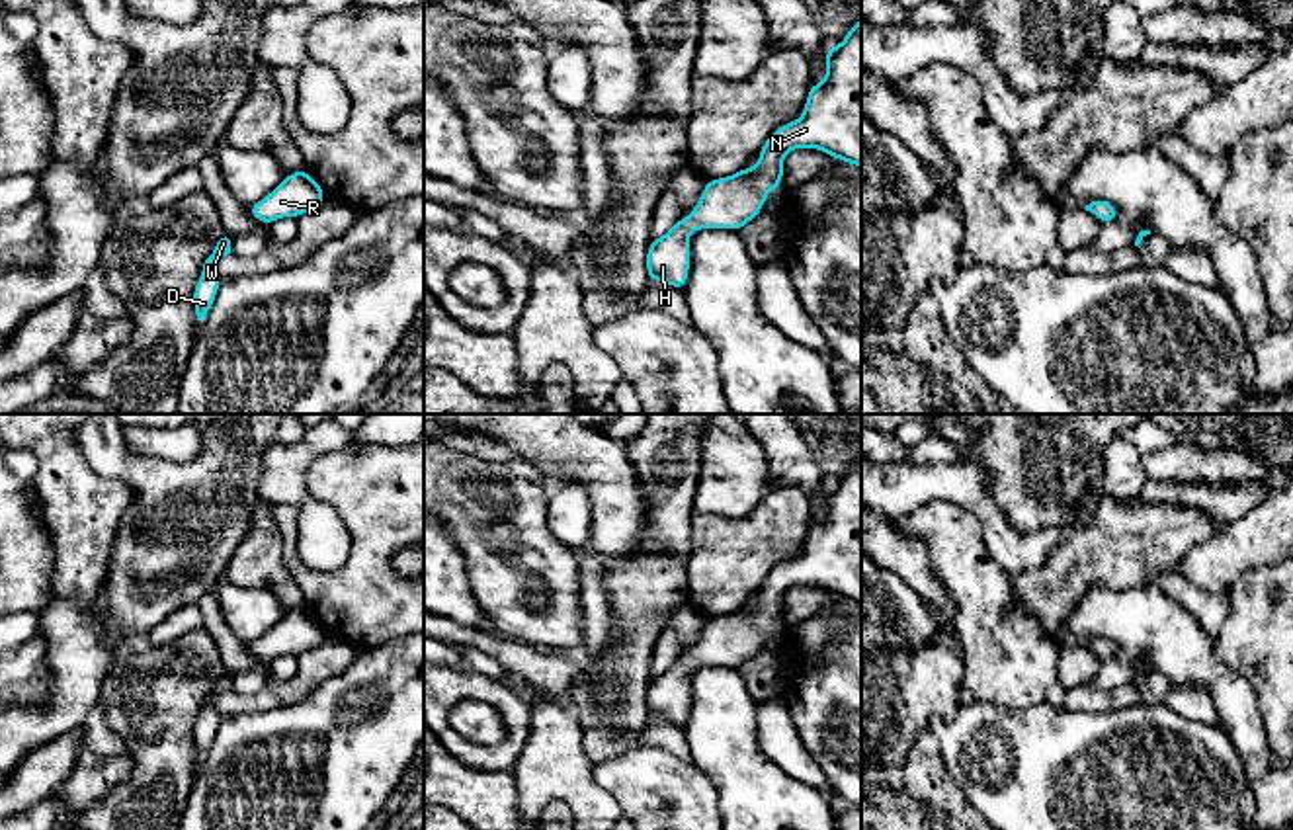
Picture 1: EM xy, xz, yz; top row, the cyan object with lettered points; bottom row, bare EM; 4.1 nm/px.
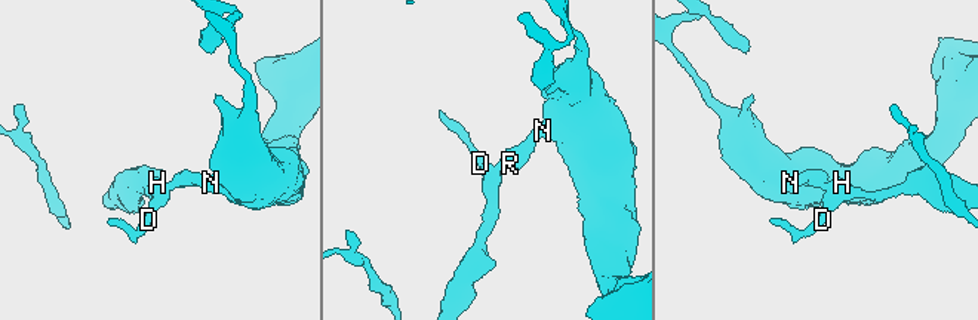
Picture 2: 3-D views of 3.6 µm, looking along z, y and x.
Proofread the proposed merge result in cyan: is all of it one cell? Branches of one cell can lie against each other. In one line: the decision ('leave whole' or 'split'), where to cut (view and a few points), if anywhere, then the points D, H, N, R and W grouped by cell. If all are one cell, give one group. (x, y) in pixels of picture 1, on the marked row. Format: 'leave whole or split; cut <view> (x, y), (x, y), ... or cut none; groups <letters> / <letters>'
leave whole; cut none; groups D H N R W

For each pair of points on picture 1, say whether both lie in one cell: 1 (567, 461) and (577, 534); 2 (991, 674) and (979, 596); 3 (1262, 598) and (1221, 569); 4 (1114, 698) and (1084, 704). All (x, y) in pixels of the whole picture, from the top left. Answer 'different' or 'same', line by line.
1: different
2: same
3: different
4: same

